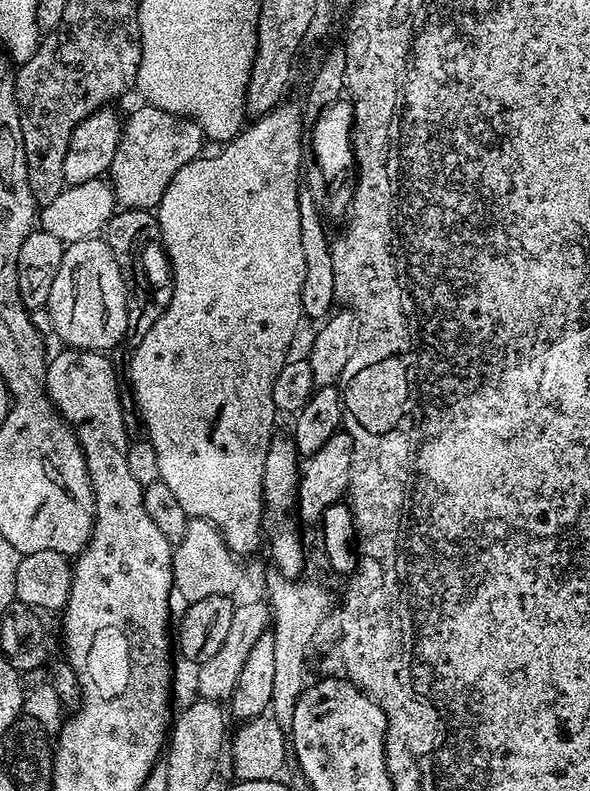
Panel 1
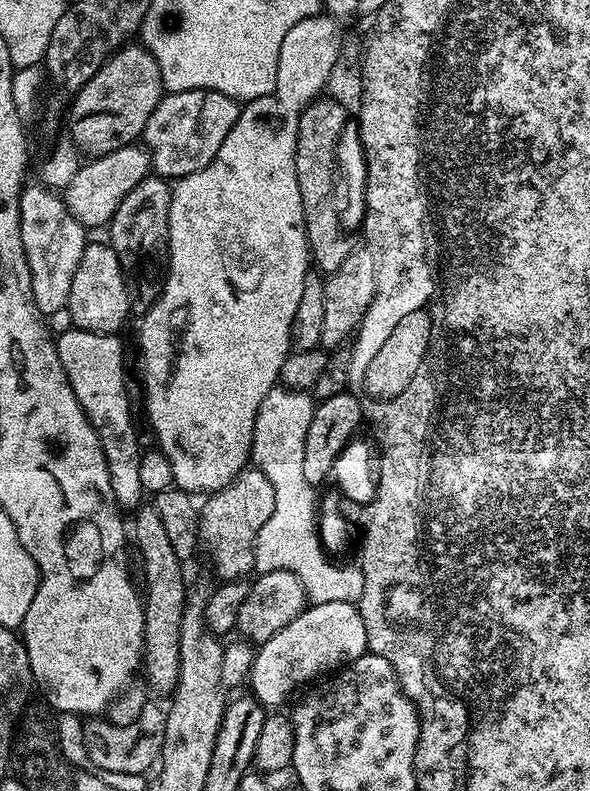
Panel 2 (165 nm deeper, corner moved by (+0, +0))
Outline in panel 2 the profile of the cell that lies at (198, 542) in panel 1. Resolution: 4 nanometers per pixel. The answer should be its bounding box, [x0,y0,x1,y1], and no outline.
[199,466,274,581]

